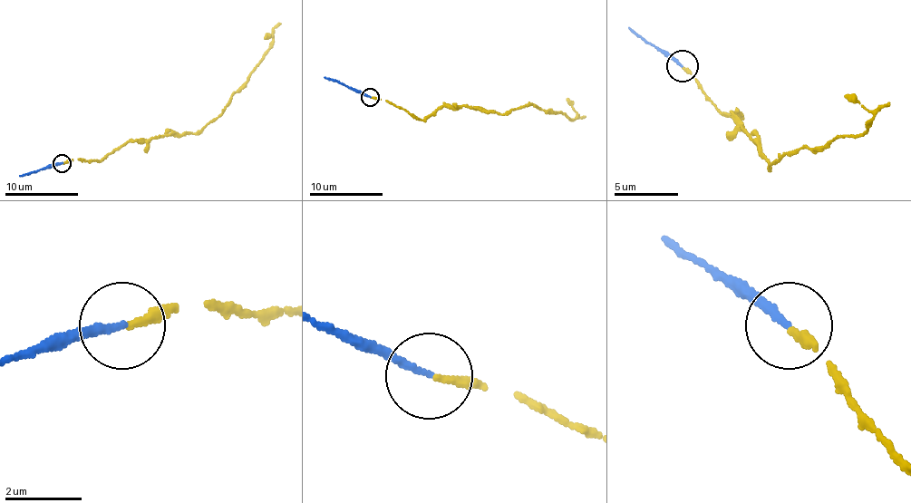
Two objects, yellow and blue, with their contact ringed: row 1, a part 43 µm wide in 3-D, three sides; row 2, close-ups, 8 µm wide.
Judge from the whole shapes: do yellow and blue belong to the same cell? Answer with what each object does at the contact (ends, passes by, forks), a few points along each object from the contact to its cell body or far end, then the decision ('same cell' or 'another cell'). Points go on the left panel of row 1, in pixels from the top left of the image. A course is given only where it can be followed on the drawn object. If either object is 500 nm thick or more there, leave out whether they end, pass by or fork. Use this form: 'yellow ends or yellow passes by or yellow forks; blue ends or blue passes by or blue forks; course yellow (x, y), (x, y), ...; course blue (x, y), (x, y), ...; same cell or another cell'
yellow ends; blue ends; course yellow (62, 162), (80, 159), (99, 160), (130, 141), (197, 133), (222, 113), (264, 54), (273, 37), (264, 36); course blue (62, 162), (20, 176); same cell

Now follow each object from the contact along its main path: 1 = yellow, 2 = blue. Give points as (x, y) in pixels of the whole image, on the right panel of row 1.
1: (683, 65), (717, 110), (742, 115), (734, 111), (771, 169), (777, 159), (864, 132), (873, 114), (845, 93)
2: (683, 65), (628, 27)

